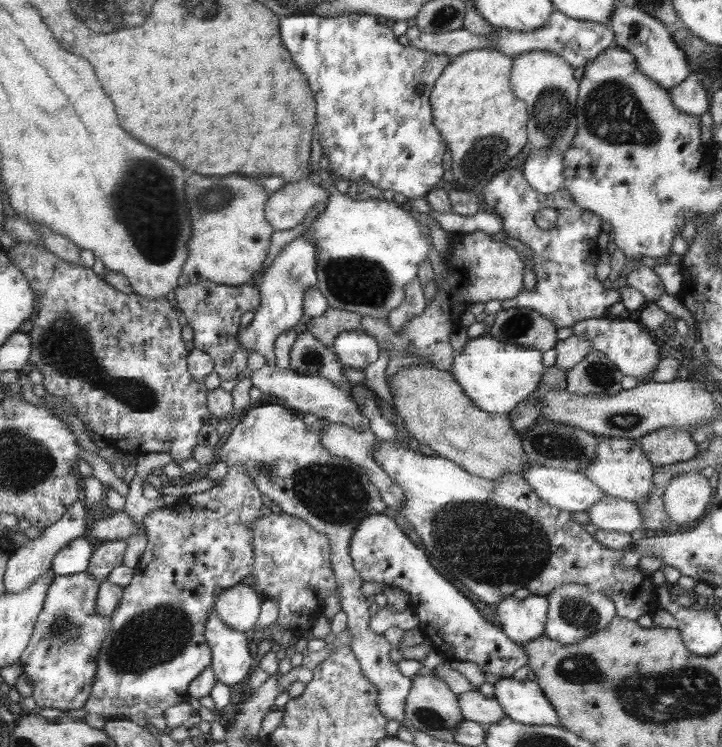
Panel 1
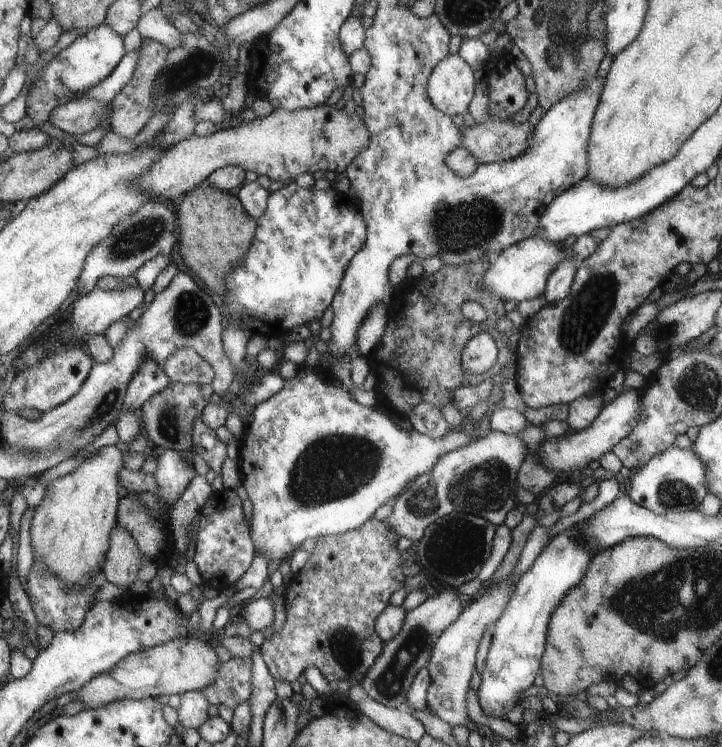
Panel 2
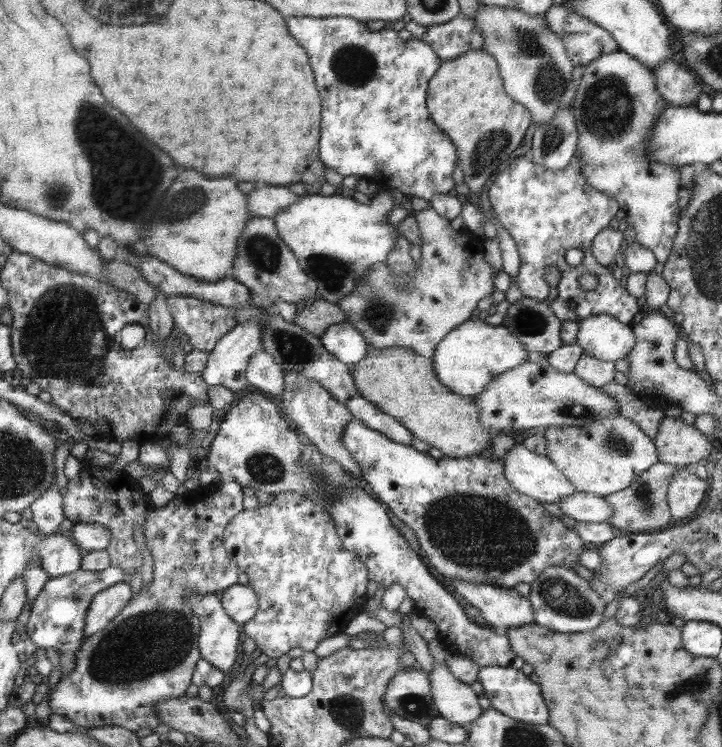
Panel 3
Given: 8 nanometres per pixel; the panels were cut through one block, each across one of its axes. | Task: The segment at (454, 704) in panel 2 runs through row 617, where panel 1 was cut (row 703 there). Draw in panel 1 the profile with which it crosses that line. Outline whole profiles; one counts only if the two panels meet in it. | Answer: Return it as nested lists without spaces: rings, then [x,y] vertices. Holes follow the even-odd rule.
[[[478,691],[465,692],[456,698],[464,721],[489,726],[504,718],[503,710],[494,698],[485,698]]]

